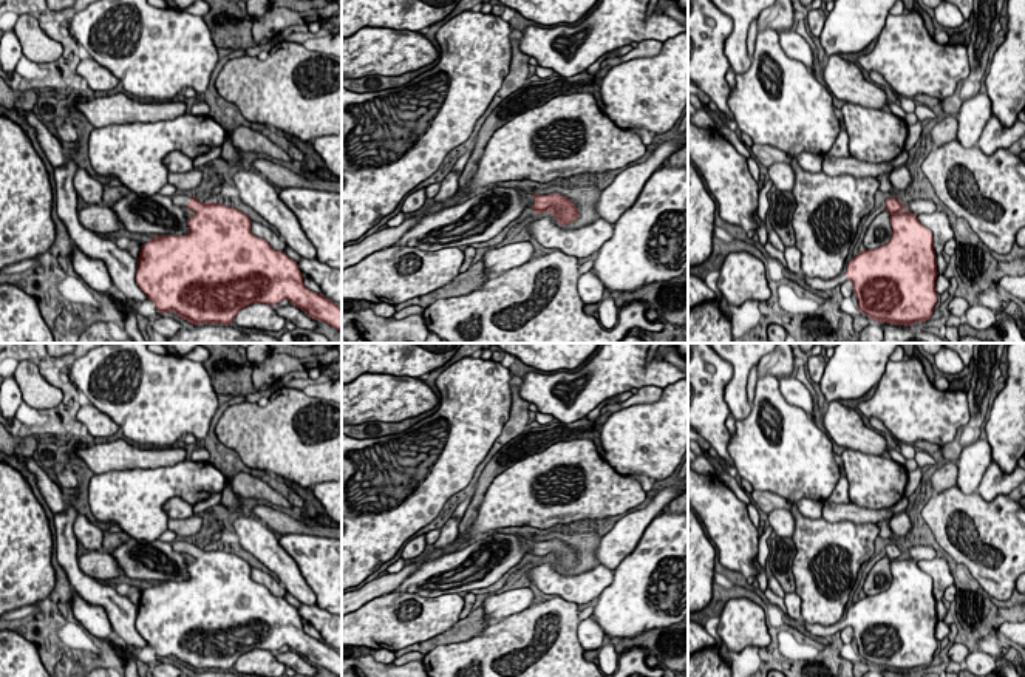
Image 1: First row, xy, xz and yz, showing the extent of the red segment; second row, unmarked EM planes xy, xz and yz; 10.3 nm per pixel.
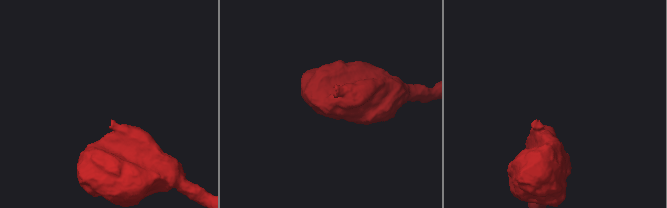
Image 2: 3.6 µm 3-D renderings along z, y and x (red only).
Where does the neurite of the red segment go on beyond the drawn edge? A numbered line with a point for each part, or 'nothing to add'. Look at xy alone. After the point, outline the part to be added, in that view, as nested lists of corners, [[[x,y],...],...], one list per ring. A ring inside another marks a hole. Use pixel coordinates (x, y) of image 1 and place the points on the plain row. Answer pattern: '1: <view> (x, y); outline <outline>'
1: xy (181, 546); outline [[[178,538],[176,541],[172,543],[172,547],[175,552],[186,555],[186,552],[190,549],[189,539]]]

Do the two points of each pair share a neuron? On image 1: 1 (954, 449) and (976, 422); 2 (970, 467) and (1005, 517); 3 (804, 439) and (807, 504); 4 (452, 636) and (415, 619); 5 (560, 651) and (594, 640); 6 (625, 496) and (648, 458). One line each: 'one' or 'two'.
1: one
2: two
3: two
4: two
5: two
6: two

